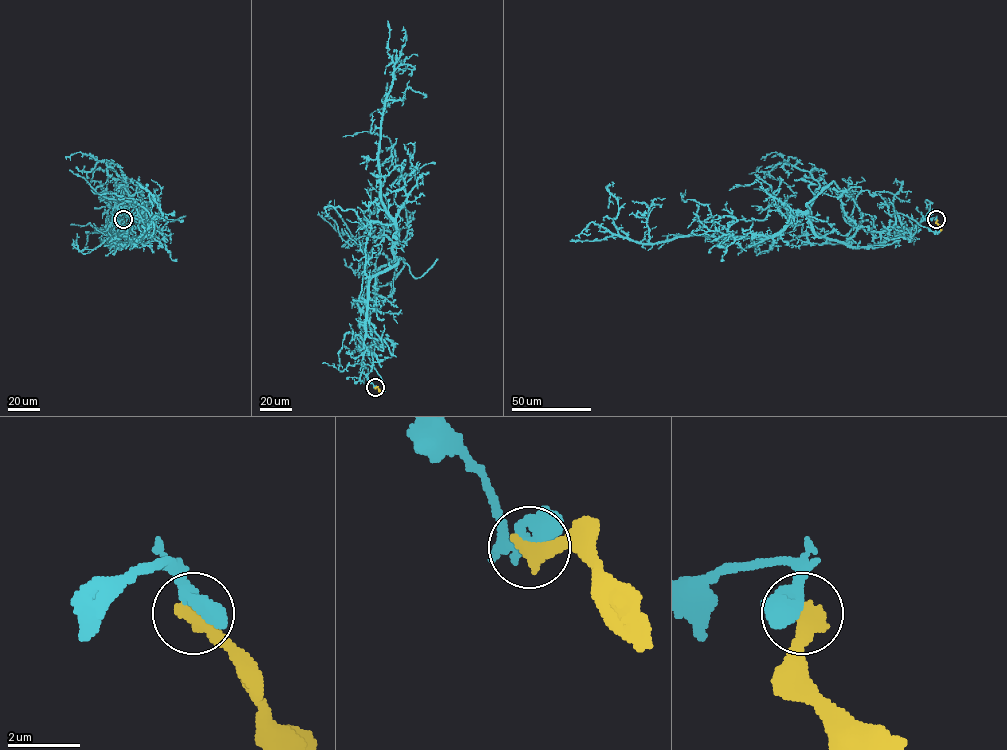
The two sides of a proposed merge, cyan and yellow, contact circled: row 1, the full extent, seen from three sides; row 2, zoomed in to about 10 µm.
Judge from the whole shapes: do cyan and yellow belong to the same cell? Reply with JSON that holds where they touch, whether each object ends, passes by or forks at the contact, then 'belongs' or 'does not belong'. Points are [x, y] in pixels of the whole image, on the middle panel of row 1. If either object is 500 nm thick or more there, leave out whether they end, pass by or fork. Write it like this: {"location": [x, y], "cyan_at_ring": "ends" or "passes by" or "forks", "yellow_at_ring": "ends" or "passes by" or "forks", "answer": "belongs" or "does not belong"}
{"location": [375, 387], "answer": "does not belong"}

